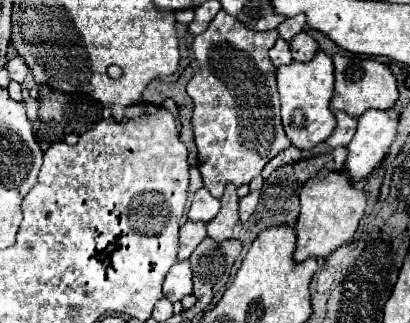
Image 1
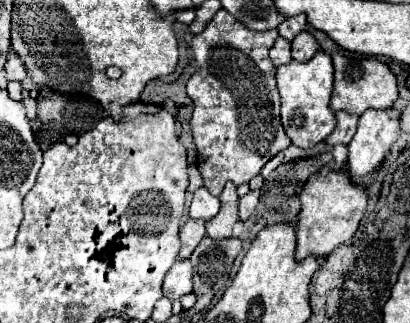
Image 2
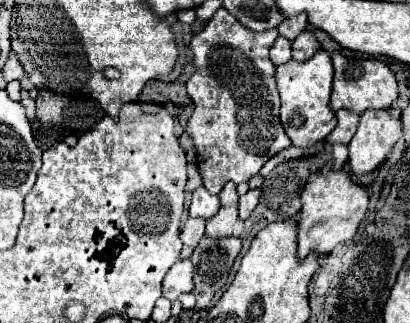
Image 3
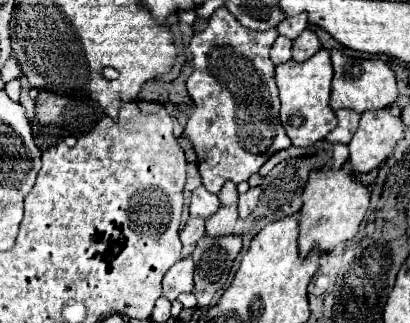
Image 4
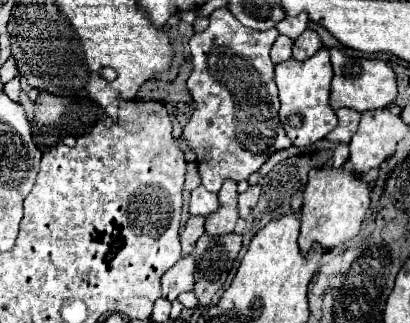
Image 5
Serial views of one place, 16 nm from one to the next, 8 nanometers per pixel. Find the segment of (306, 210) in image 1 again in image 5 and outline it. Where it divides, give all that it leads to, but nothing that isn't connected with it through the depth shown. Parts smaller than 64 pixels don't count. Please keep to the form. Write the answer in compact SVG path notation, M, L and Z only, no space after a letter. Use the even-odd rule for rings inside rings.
M314 168L304 188L304 204L300 210L300 252L306 254L314 244L332 250L360 232L360 224L370 206L370 186L346 168Z

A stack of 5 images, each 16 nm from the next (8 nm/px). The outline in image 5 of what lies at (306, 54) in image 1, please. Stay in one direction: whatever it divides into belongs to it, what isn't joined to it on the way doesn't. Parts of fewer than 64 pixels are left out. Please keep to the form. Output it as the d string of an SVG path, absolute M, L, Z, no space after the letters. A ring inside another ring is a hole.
M308 28L308 30L304 30L304 32L294 40L292 58L294 58L294 60L306 60L306 58L310 58L312 54L316 54L320 48L322 48L322 42L320 42L318 34Z

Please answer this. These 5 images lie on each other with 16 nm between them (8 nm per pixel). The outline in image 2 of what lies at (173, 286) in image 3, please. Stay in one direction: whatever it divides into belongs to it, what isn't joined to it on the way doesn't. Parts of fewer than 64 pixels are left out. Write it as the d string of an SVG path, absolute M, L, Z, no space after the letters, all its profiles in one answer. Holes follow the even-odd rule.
M180 260L168 270L164 278L164 296L174 302L190 292L192 292L192 264L190 260Z

